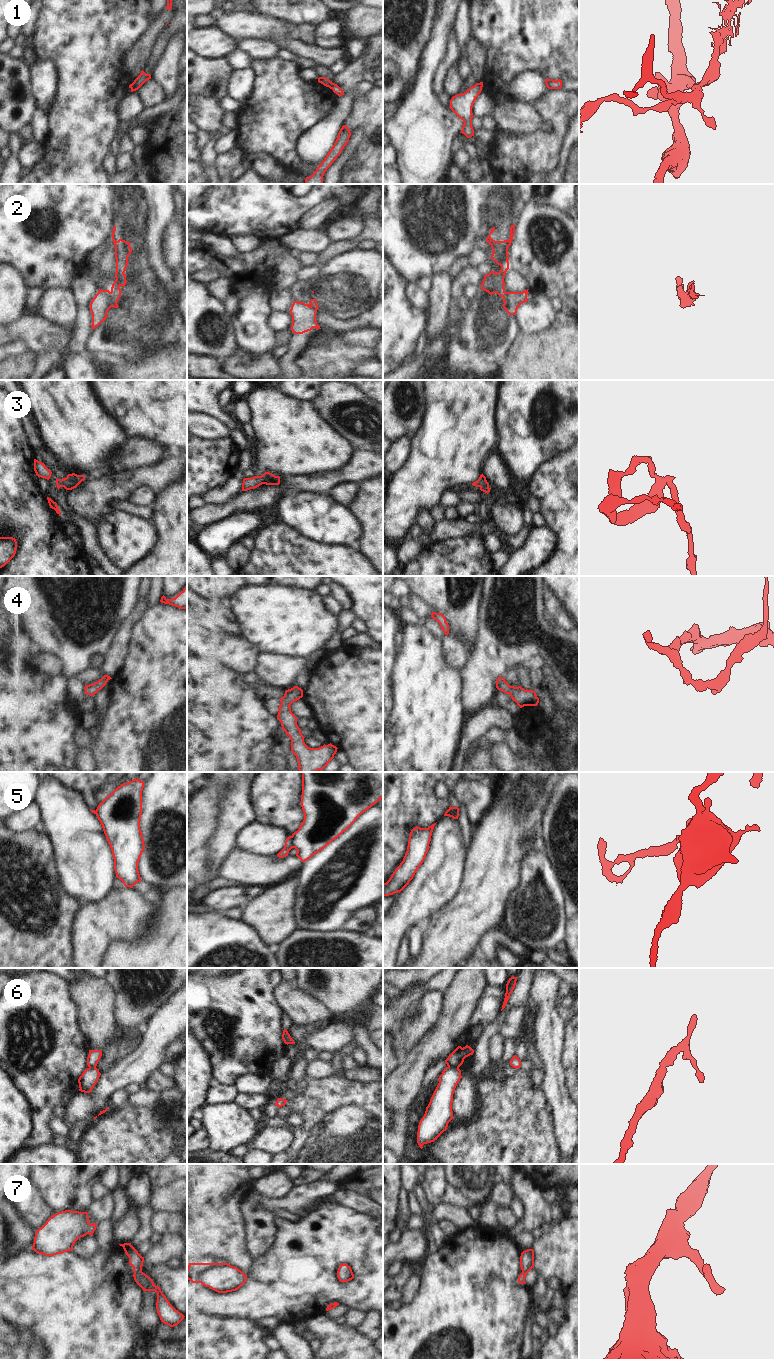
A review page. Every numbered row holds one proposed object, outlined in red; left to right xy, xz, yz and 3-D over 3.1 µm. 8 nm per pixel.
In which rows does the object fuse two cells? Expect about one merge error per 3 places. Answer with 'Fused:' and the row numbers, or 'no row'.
Fused: 1, 2, 5, 6

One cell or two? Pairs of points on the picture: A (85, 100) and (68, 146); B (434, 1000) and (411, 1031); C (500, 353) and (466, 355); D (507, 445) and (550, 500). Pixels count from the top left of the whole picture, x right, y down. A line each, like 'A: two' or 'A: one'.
A: one
B: one
C: one
D: two

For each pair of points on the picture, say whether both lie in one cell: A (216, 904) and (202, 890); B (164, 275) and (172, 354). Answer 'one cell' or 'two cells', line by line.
A: two cells
B: two cells

